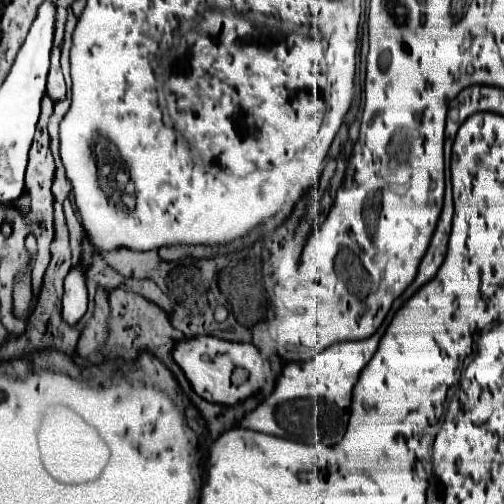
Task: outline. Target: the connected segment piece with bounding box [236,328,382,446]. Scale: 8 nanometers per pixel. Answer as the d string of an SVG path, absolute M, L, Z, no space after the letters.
M382 328L366 340L338 342L328 350L322 350L310 362L284 364L272 394L264 402L260 402L254 410L246 412L236 426L296 442L314 442L324 446L336 444L346 432L352 388L358 380L360 370L368 364L368 360L376 352L380 336Z

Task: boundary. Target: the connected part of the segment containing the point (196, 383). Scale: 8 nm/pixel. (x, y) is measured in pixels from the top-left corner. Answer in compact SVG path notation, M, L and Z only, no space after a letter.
M200 336L200 338L186 338L174 342L172 358L188 378L194 392L218 404L236 404L246 396L254 394L266 380L266 366L260 358L260 352L254 344L246 342L230 342L216 336Z

